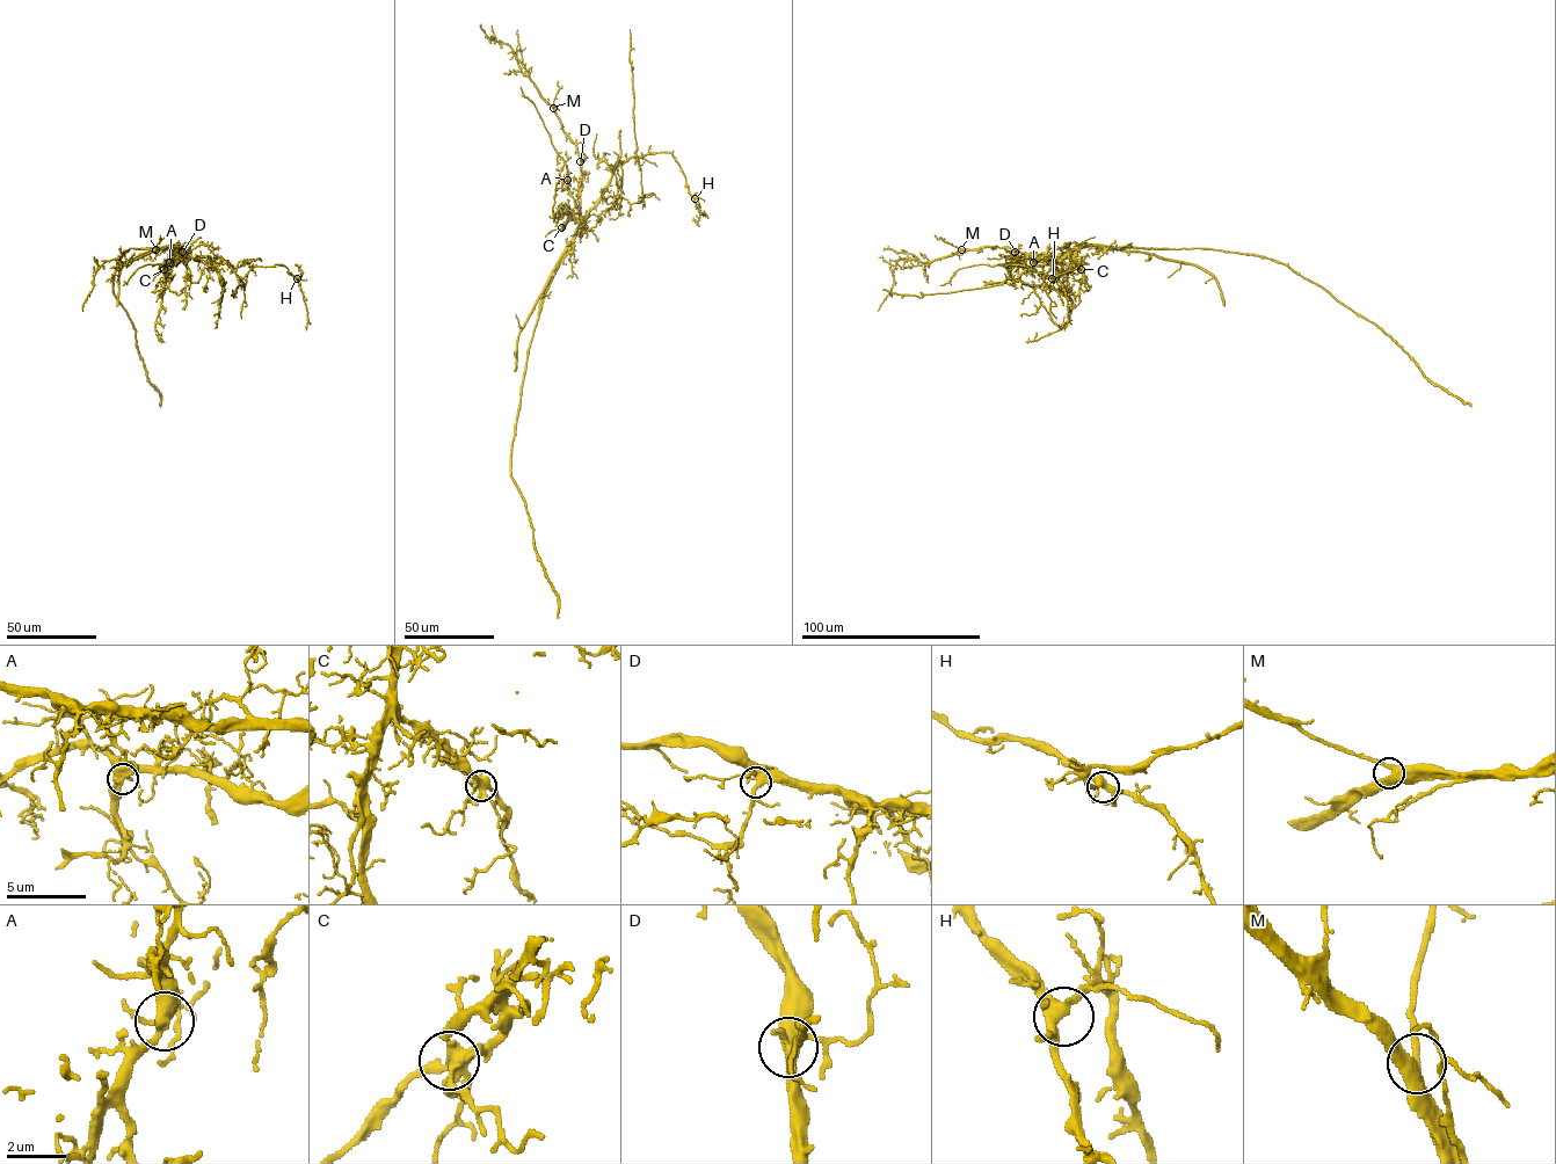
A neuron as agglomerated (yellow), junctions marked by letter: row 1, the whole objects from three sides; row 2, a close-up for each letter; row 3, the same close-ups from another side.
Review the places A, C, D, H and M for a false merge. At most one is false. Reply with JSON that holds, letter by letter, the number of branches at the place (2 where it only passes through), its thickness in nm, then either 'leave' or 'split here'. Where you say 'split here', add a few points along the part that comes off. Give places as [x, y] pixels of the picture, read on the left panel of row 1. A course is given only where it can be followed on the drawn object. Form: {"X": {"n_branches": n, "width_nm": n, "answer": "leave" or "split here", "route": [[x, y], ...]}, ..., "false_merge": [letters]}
{"A": {"n_branches": 4, "width_nm": 420, "answer": "leave"}, "C": {"n_branches": 4, "width_nm": 360, "answer": "leave"}, "D": {"n_branches": 3, "width_nm": 380, "answer": "leave"}, "H": {"n_branches": 5, "width_nm": 400, "answer": "leave"}, "M": {"n_branches": 3, "width_nm": 380, "answer": "leave"}, "false_merge": []}

